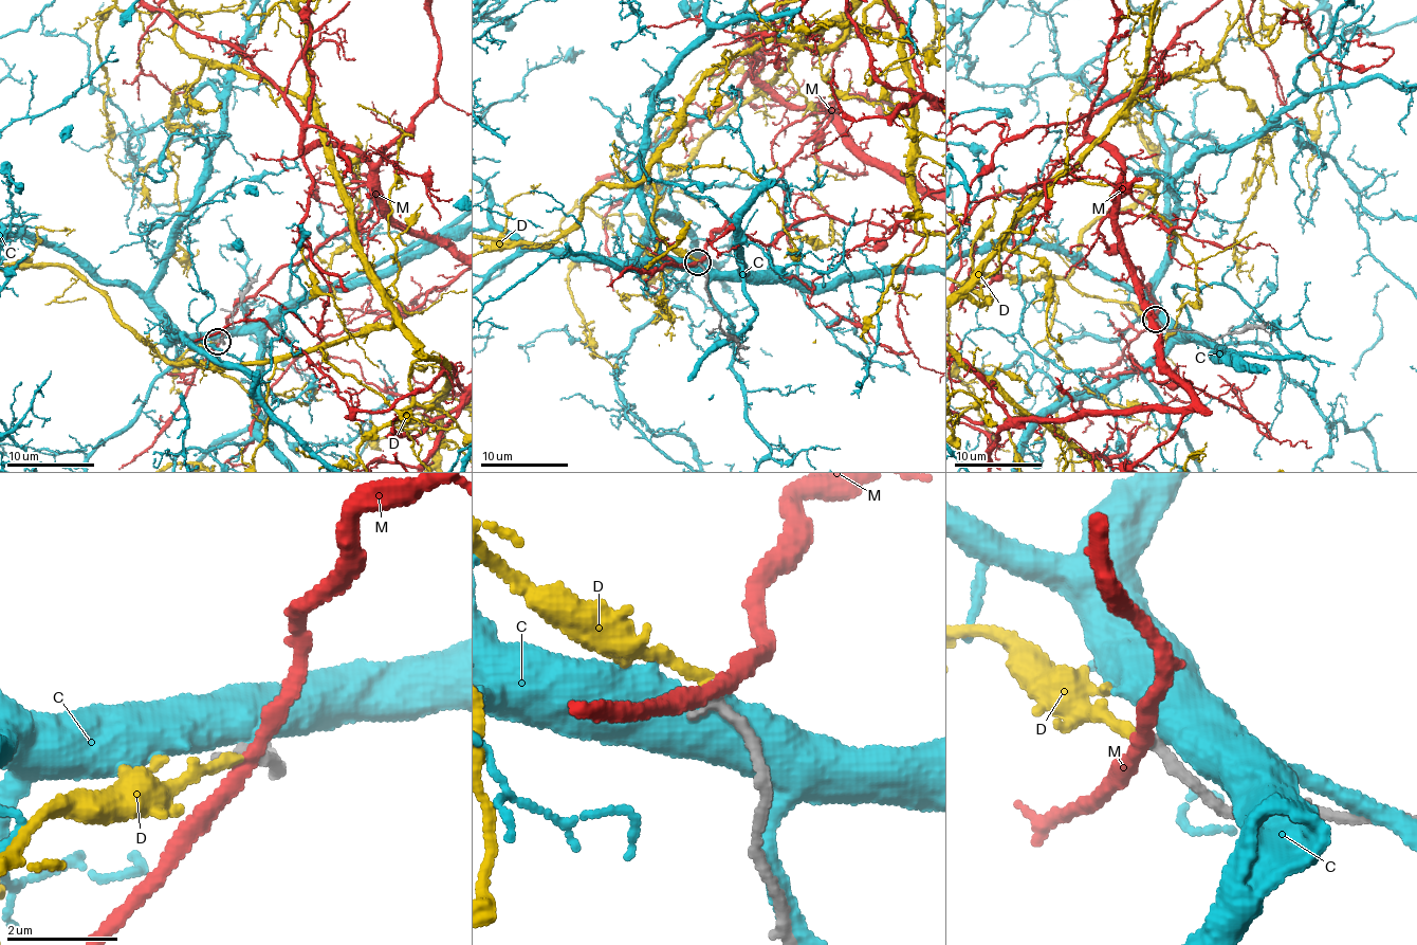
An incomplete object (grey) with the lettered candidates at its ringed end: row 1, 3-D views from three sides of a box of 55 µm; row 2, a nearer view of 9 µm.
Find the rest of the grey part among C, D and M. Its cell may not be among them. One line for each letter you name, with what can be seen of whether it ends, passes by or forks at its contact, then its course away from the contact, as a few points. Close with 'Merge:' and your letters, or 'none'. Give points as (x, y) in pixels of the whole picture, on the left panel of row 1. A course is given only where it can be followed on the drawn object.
D: it ends
Merge: D

